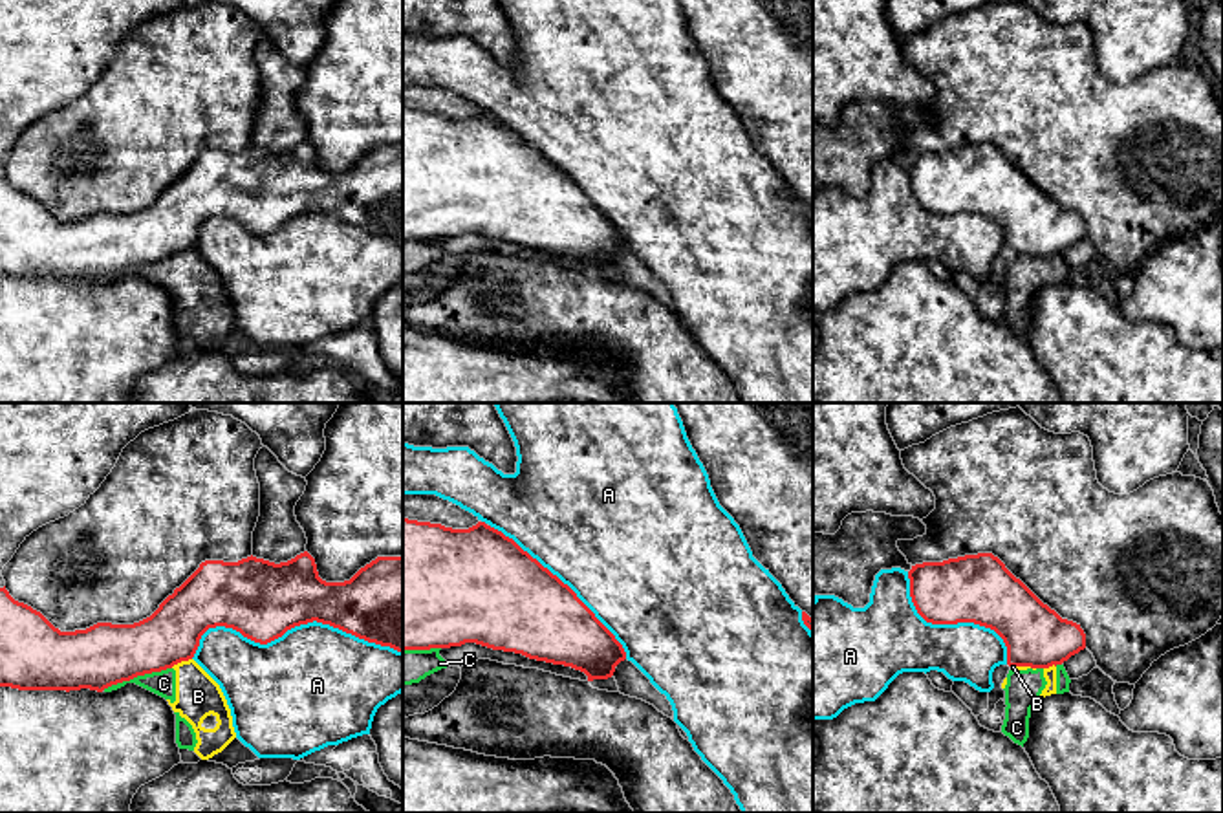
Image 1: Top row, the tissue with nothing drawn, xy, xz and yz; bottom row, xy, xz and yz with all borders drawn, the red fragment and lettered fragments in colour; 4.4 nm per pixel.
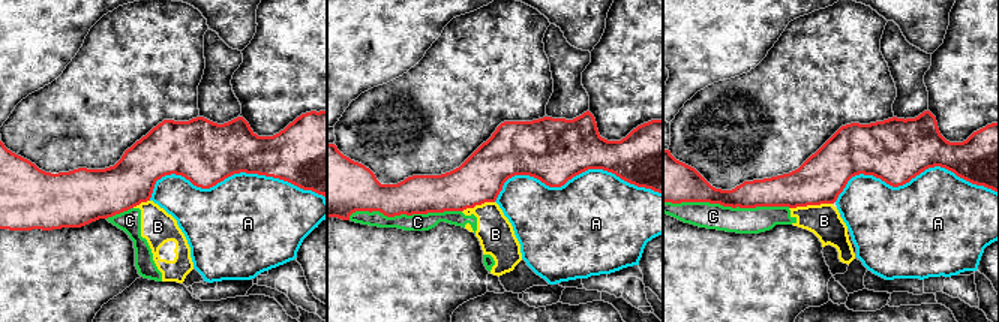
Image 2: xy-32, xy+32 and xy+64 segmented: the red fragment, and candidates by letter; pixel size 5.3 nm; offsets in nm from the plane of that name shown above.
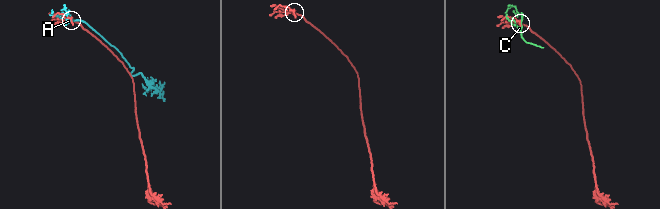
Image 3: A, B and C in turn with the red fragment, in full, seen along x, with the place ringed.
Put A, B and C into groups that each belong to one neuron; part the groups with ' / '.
A / B C

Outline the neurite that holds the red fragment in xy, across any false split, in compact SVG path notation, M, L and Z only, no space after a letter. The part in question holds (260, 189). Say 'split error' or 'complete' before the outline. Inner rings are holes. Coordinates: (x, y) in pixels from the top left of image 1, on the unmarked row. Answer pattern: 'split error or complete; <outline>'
complete; M308 141L280 154L253 145L238 152L205 150L150 207L134 214L97 212L75 222L60 222L40 201L15 190L4 176L0 276L103 282L112 275L192 249L209 218L233 218L254 233L267 234L287 220L313 211L403 242L403 146L377 146L344 172L322 170Z

